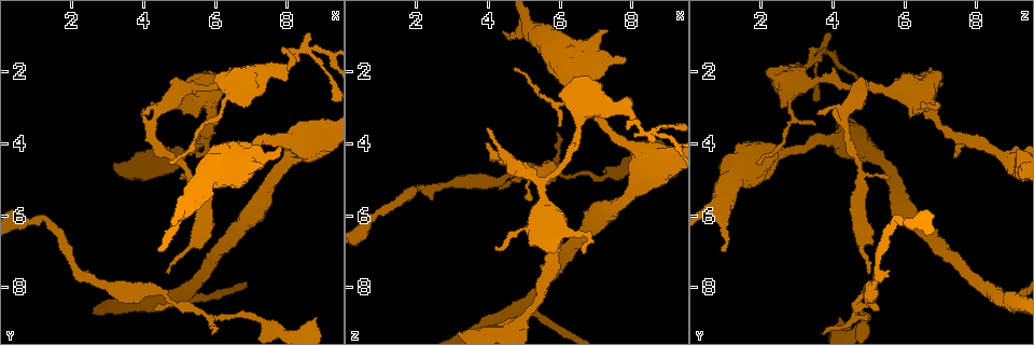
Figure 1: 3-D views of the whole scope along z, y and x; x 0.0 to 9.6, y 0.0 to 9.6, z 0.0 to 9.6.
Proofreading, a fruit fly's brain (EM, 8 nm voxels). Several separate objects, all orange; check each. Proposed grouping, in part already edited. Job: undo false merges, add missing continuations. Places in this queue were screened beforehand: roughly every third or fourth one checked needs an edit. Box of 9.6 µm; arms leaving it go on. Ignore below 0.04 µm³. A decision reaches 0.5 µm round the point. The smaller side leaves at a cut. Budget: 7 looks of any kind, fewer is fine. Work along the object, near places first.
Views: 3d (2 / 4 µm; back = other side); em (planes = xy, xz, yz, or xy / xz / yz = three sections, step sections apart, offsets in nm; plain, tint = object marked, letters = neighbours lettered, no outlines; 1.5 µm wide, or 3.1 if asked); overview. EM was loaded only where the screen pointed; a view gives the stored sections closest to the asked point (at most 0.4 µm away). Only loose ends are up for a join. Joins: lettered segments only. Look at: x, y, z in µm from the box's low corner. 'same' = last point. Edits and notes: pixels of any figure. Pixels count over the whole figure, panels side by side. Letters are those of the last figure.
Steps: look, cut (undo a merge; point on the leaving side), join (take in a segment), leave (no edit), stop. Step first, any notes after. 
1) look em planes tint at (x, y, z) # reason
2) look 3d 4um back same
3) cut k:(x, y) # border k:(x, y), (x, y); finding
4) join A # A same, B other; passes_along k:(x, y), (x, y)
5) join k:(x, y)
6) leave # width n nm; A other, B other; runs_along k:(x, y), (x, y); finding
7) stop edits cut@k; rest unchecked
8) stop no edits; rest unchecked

look 3d 4um back at (7.10, 8.90, 5.00) # thick turns thin

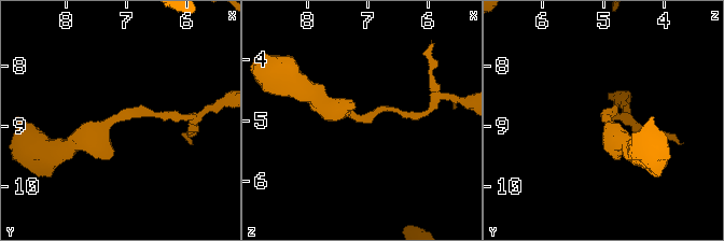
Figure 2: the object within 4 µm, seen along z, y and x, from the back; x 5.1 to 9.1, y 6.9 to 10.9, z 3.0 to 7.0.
look em xz step 4 tint at (7.10, 8.90, 5.00)

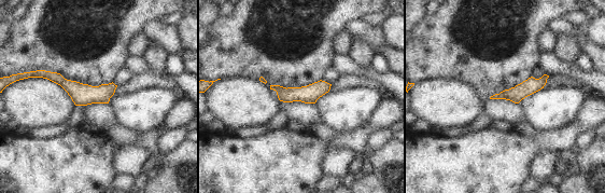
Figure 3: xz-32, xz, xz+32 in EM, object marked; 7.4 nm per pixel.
look em xz step 4 letters same

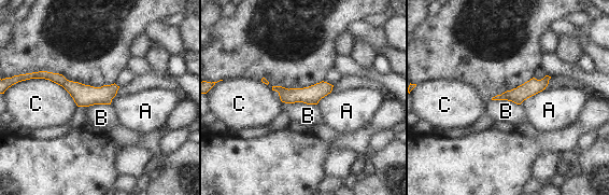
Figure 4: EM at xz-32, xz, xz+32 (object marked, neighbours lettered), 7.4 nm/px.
leave # width 120 nm; longest_contact C 440 nm; A other, B other, C other; continuous, no second cell

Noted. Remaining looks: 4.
look 3d 4um at (5.15, 5.00, 5.55) # thin end

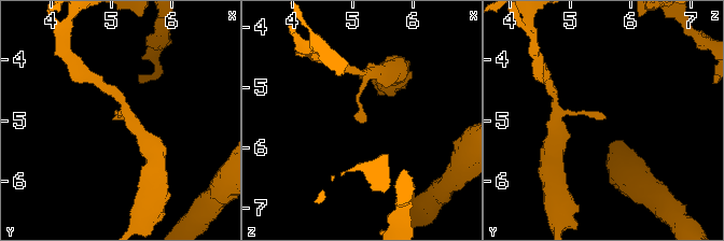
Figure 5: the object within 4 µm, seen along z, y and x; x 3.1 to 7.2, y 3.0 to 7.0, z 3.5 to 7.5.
look em yz step 8 tint at (5.10, 5.00, 5.60)

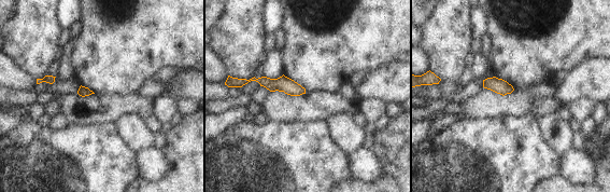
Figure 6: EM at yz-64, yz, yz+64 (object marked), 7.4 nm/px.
look em planes letters same

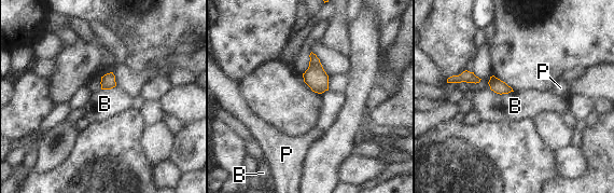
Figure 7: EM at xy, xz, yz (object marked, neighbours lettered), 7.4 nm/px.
leave # B other, P other; border 7:(490, 88), (500, 94), (513, 92); none of them fits

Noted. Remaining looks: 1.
stop no edits; rest unchecked

